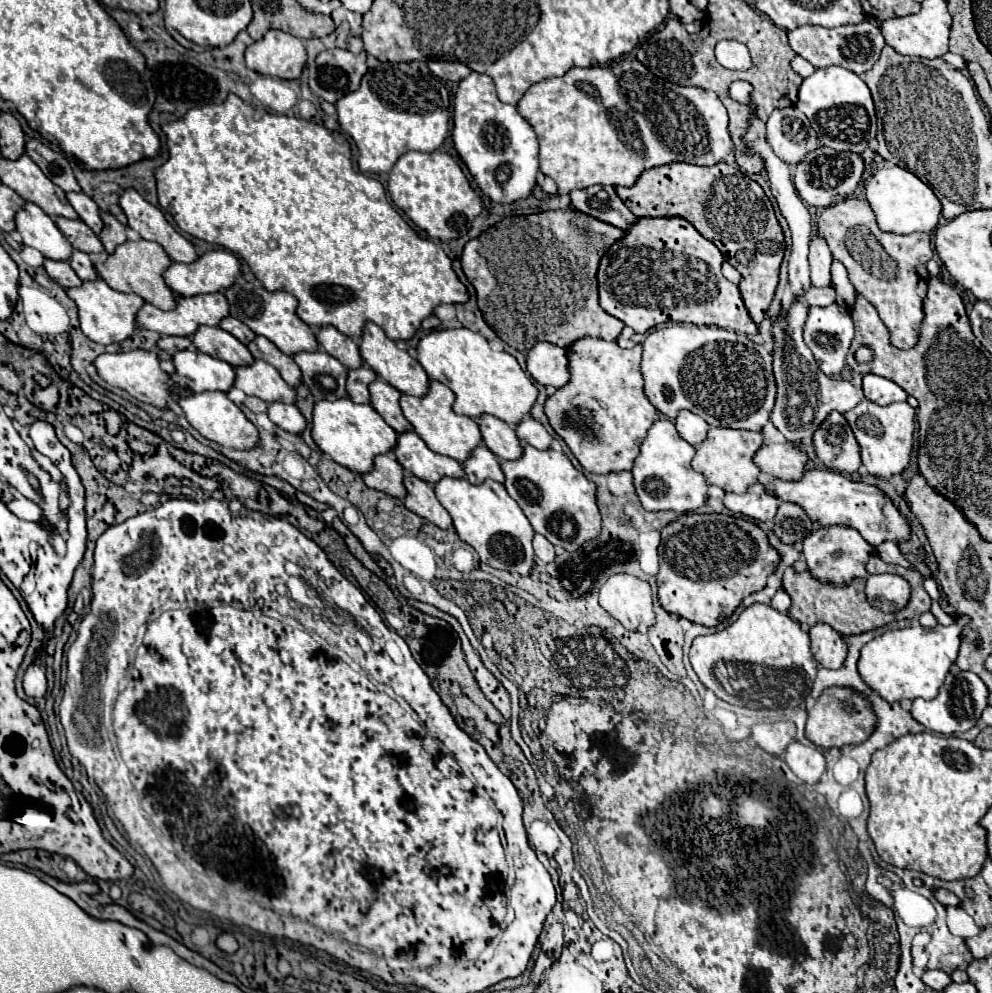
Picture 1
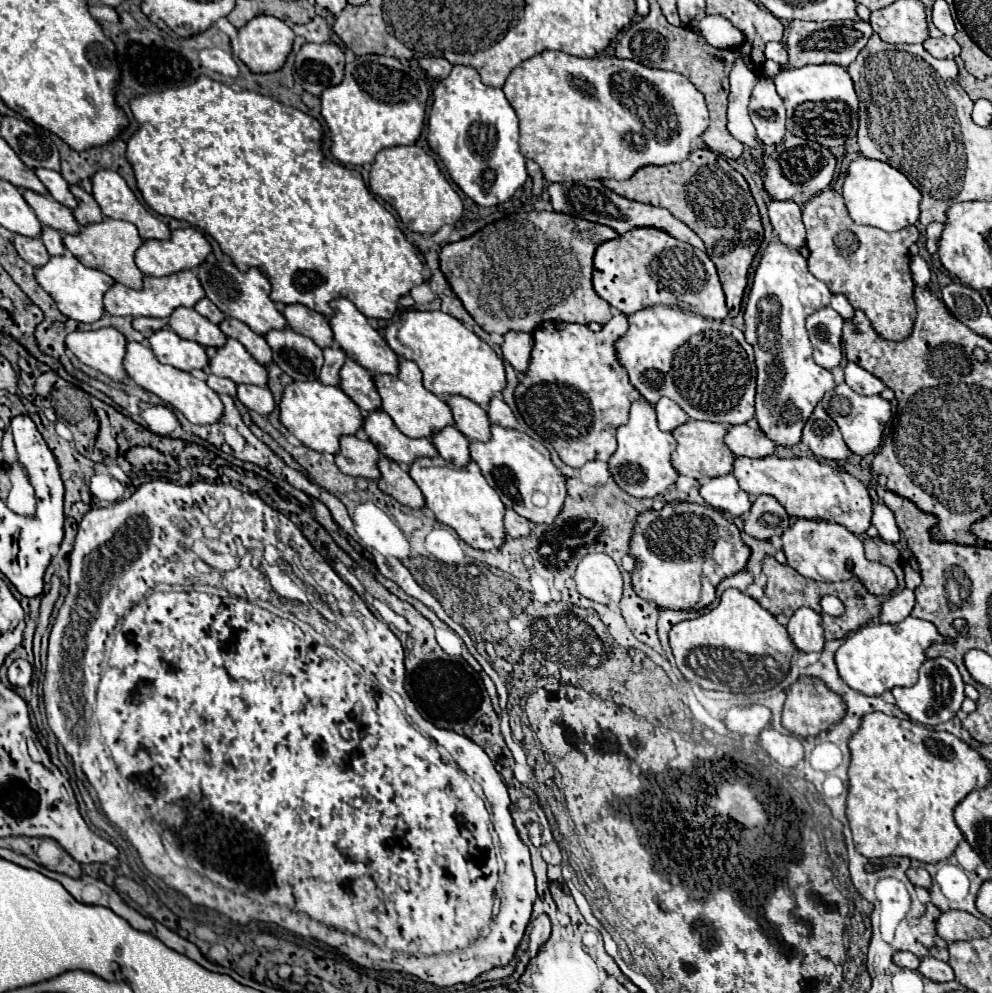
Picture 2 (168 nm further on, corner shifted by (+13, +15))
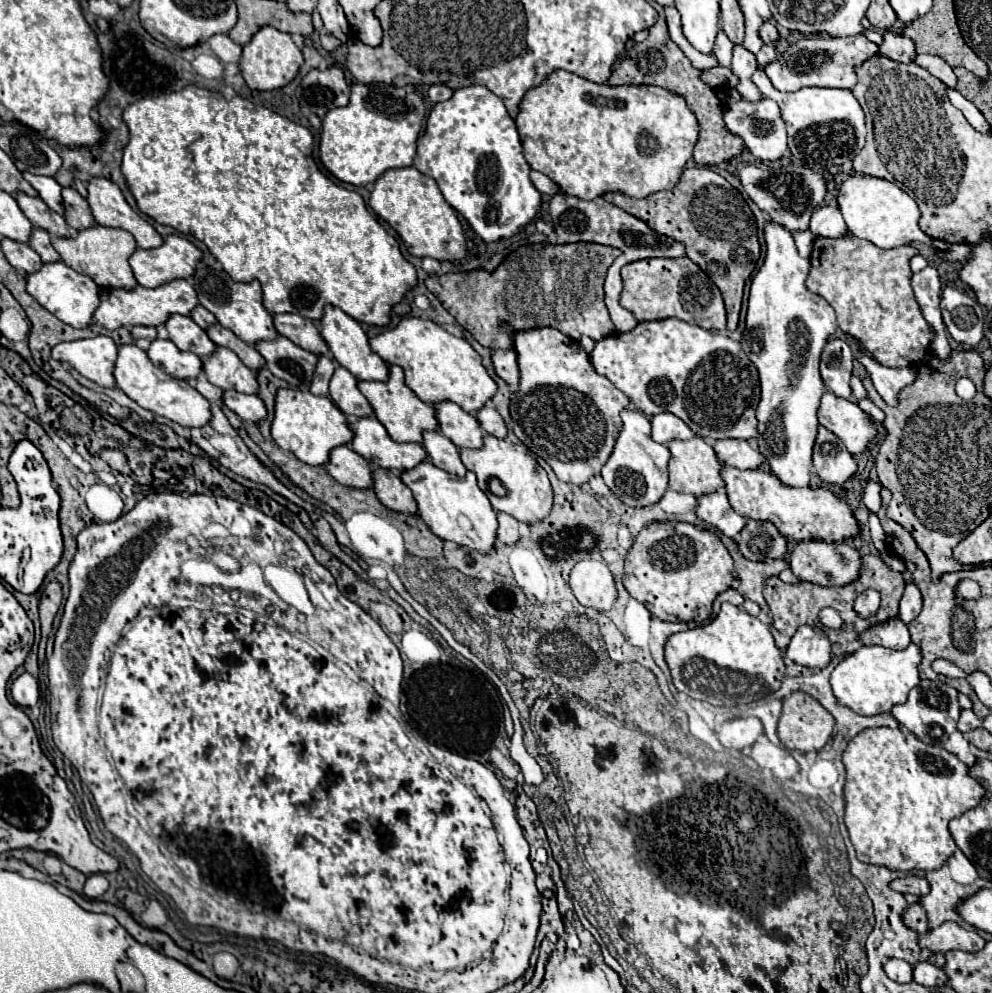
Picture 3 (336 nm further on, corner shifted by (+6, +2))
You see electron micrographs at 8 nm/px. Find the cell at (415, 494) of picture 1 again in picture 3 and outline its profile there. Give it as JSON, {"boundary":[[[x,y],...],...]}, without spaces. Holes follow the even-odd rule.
{"boundary":[[[375,467],[371,475],[373,475],[375,495],[387,509],[397,511],[397,513],[411,513],[411,515],[417,513],[415,499],[411,491],[403,485],[399,475],[395,475],[393,471],[381,469],[381,467]]]}

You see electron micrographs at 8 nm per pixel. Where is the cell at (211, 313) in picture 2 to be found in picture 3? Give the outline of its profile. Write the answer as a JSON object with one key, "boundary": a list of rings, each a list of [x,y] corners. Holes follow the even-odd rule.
{"boundary":[[[197,305],[197,307],[189,313],[189,317],[191,317],[201,329],[207,329],[207,325],[213,325],[213,323],[215,323],[215,317],[213,317],[205,307],[201,307],[201,305]]]}

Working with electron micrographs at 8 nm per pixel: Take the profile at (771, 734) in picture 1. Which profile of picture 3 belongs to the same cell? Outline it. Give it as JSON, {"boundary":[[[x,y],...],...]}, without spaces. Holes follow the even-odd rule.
{"boundary":[[[739,717],[725,721],[717,731],[717,737],[725,749],[747,749],[763,735],[763,725],[757,717]]]}

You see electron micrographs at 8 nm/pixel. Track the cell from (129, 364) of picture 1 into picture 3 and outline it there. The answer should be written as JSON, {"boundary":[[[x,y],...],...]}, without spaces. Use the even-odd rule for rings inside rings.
{"boundary":[[[107,335],[63,341],[51,349],[53,359],[61,363],[69,363],[83,377],[95,381],[101,387],[115,387],[115,379],[113,379],[115,353],[117,353],[117,345]]]}

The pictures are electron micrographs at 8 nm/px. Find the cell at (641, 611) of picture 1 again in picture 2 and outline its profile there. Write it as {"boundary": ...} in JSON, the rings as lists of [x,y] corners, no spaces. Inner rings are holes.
{"boundary":[[[588,554],[576,570],[578,592],[594,602],[614,606],[622,598],[622,574],[608,554]]]}

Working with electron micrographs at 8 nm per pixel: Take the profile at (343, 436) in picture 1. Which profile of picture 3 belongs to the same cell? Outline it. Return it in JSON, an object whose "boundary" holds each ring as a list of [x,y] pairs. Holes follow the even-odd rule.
{"boundary":[[[277,389],[271,437],[281,449],[291,451],[299,461],[307,465],[325,465],[331,449],[347,445],[353,433],[347,427],[345,415],[333,405],[329,397],[315,397],[301,389]]]}

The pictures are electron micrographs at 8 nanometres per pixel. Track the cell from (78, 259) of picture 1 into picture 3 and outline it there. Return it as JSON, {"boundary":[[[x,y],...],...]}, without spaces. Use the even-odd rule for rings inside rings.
{"boundary":[[[35,227],[33,233],[31,233],[31,237],[29,237],[29,243],[27,245],[33,251],[37,251],[39,257],[41,257],[41,261],[45,261],[45,263],[51,263],[51,261],[59,261],[61,259],[59,253],[55,253],[55,249],[53,249],[53,245],[49,241],[49,233],[45,229]]]}

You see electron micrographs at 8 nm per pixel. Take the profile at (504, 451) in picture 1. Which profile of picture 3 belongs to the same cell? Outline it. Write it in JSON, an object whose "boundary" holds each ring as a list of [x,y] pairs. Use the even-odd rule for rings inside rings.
{"boundary":[[[439,401],[433,407],[439,431],[447,439],[451,439],[459,449],[479,449],[479,445],[483,445],[483,431],[479,429],[479,423],[471,413],[463,411],[459,405],[451,401]]]}

